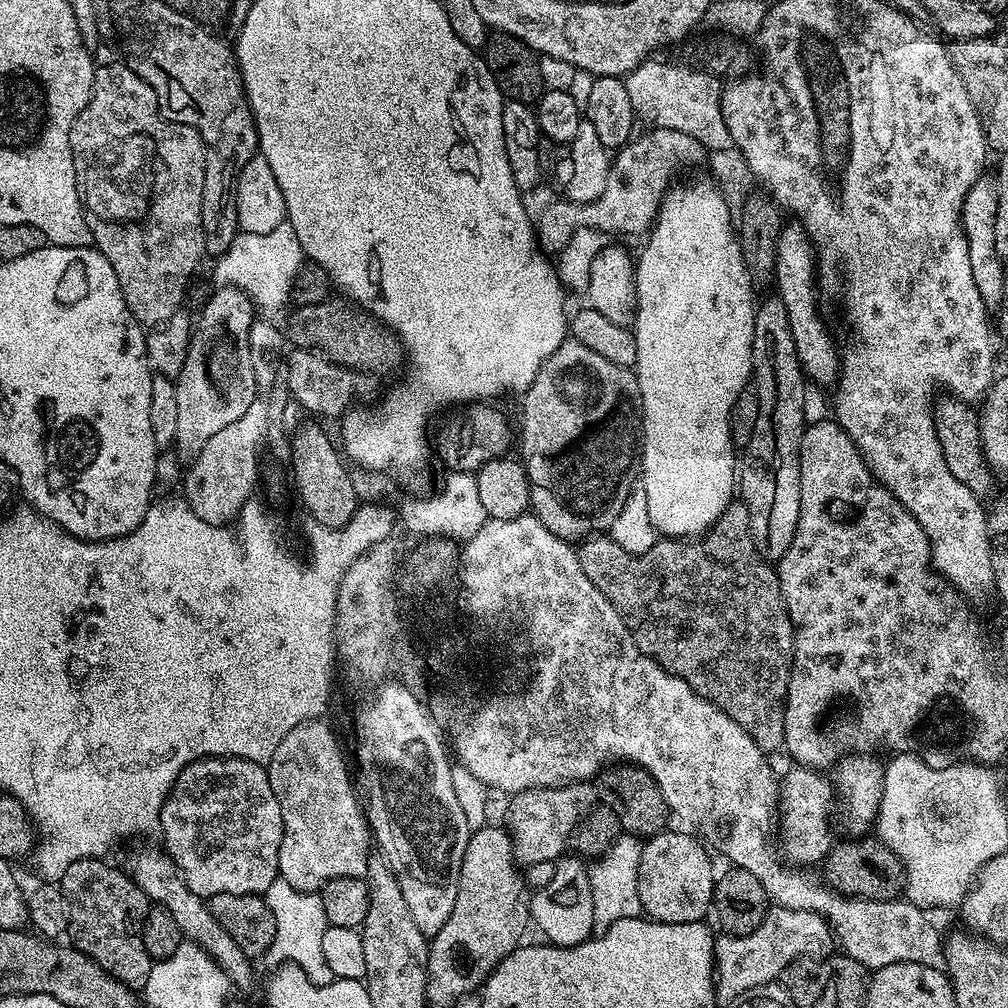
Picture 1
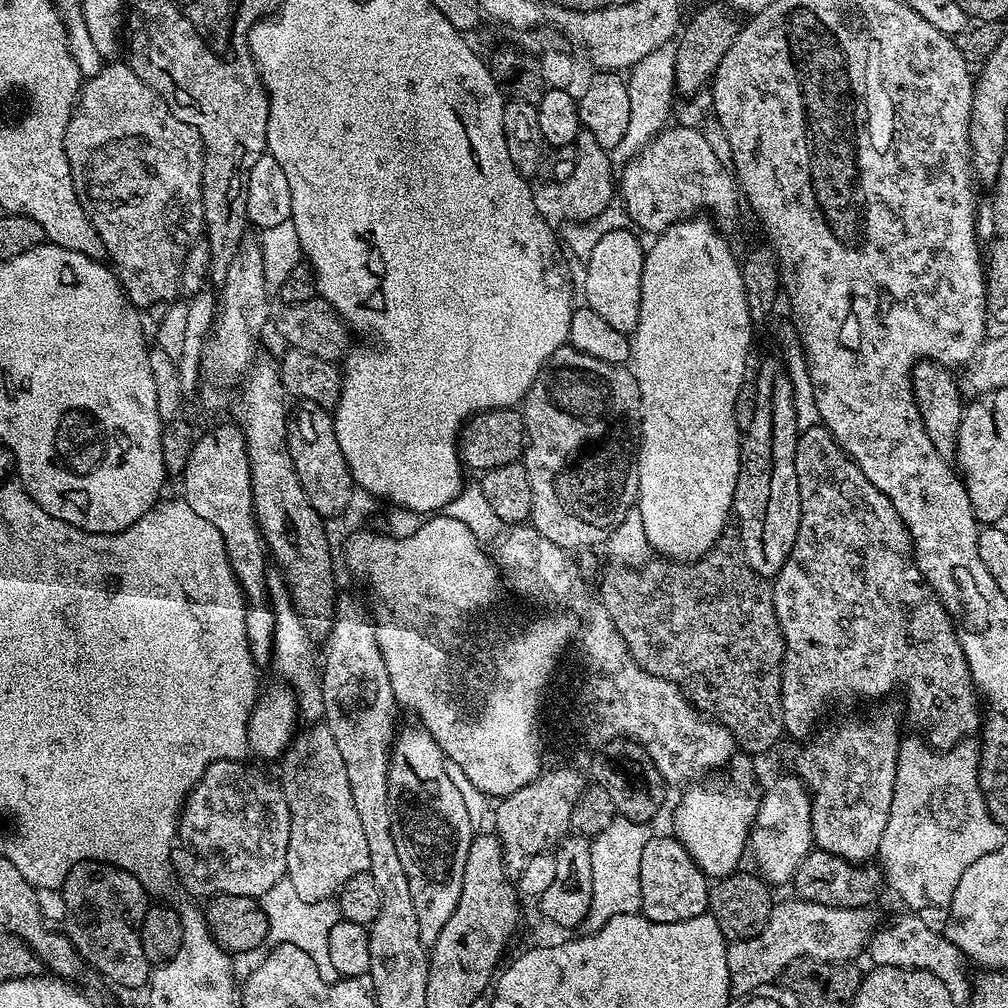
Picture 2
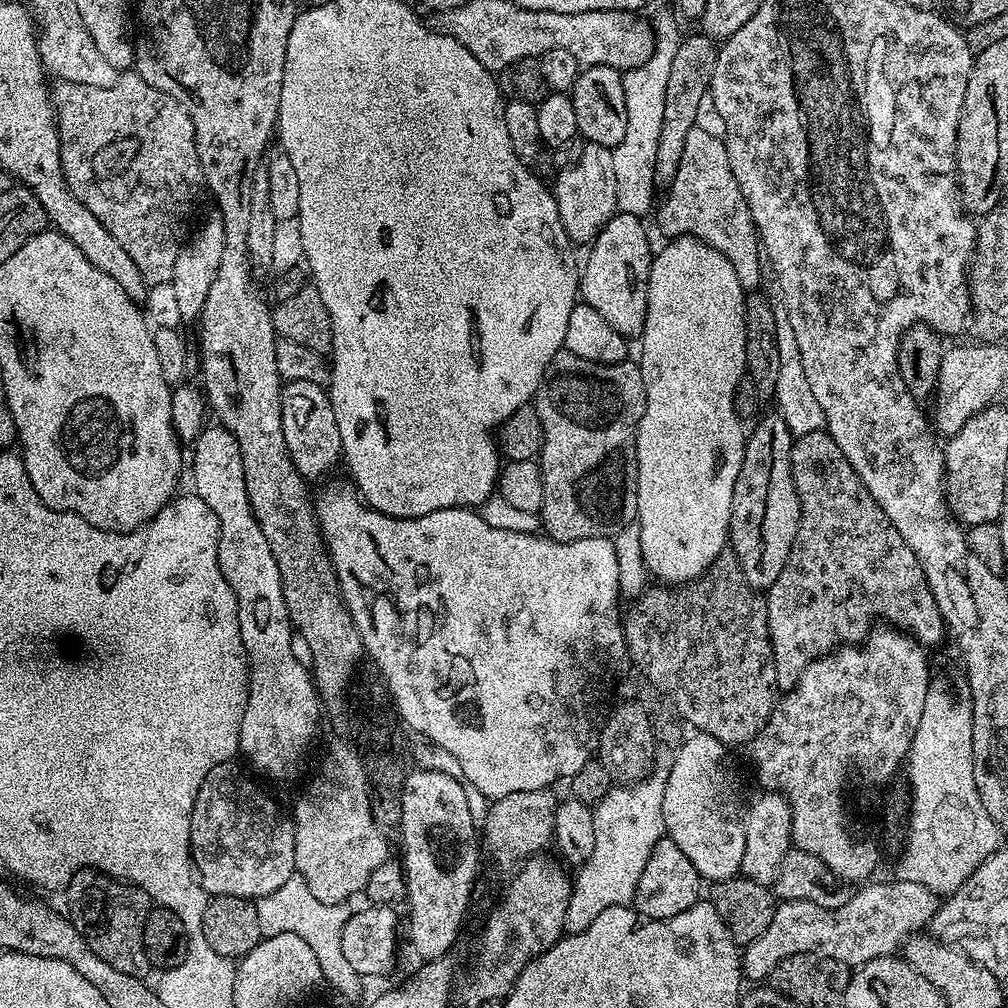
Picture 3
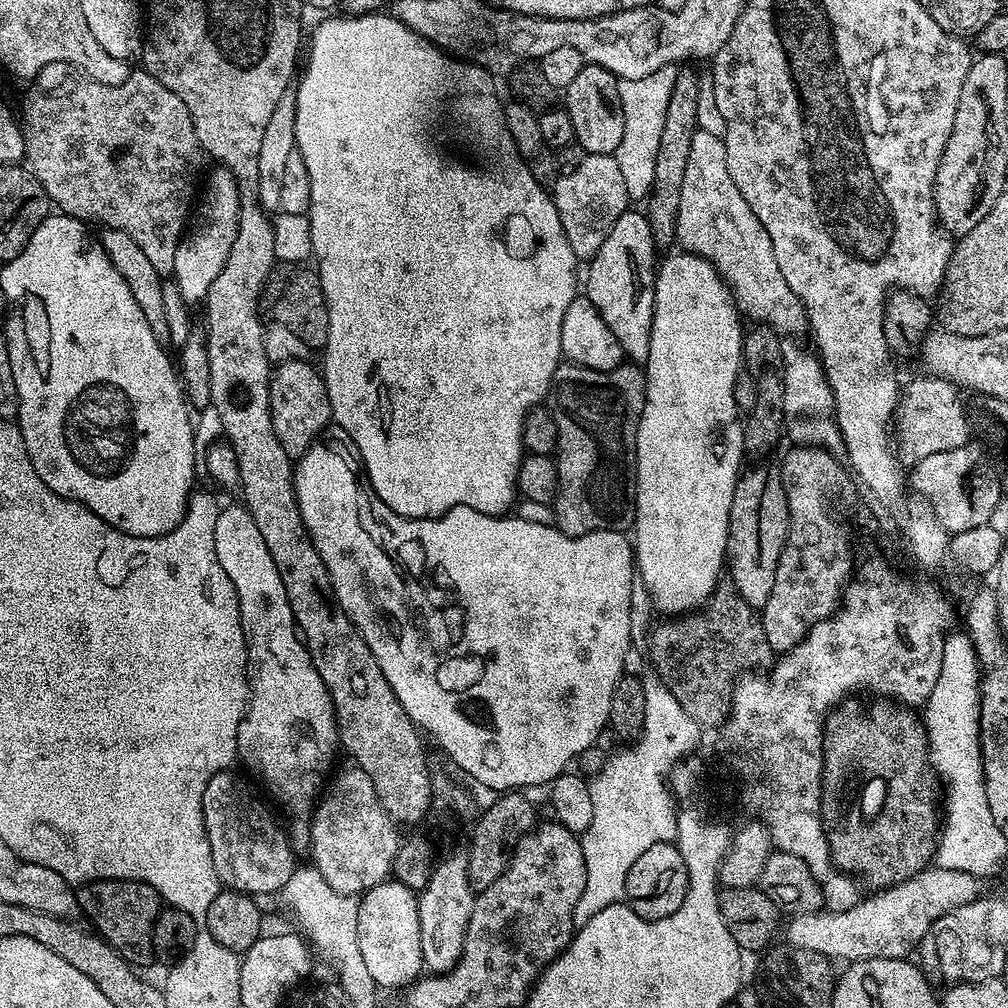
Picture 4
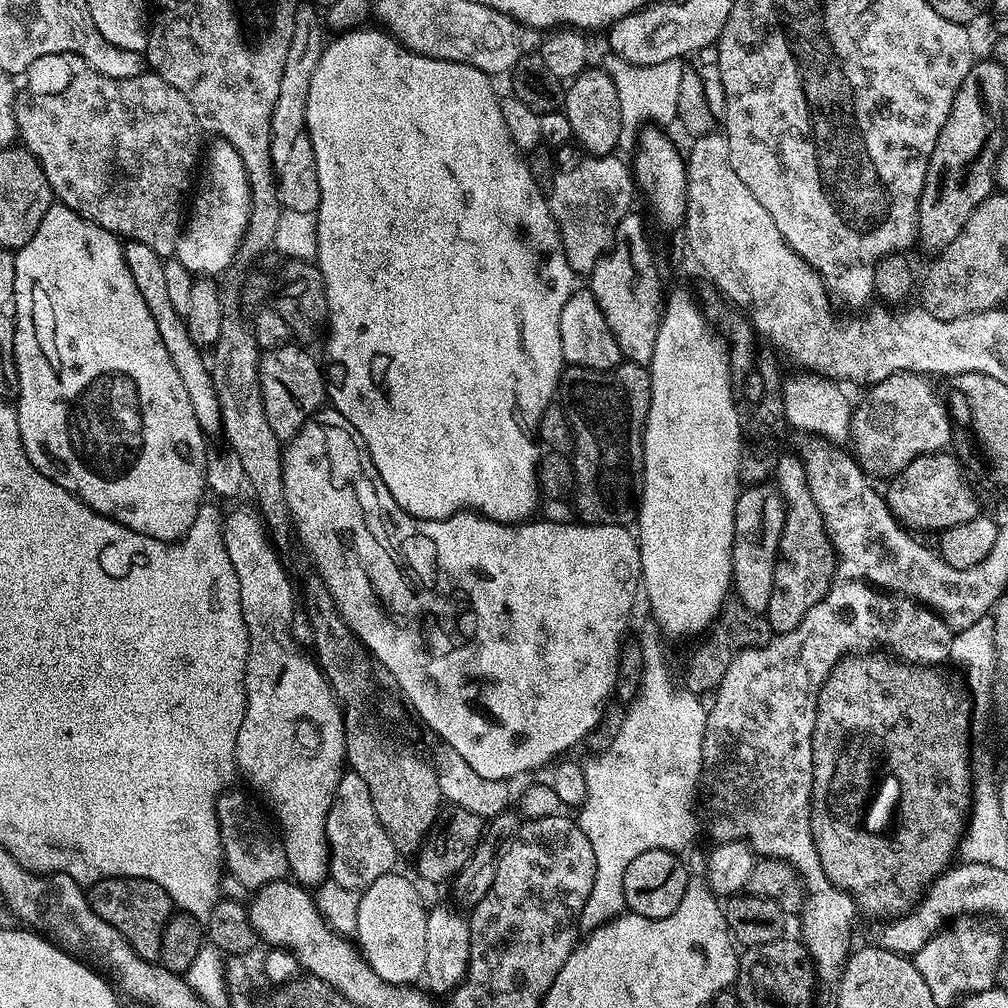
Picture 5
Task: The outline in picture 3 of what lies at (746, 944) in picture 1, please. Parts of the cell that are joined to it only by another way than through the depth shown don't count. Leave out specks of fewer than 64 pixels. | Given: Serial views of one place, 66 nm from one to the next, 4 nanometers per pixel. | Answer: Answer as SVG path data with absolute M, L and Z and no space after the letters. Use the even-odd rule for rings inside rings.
M862 893L849 895L847 902L840 908L823 908L814 902L801 900L783 901L775 909L769 928L761 937L750 942L742 952L742 972L752 982L764 982L771 977L772 971L780 960L794 954L813 952L840 960L849 966L859 966L876 956L892 954L901 946L896 943L896 930L862 930Z

